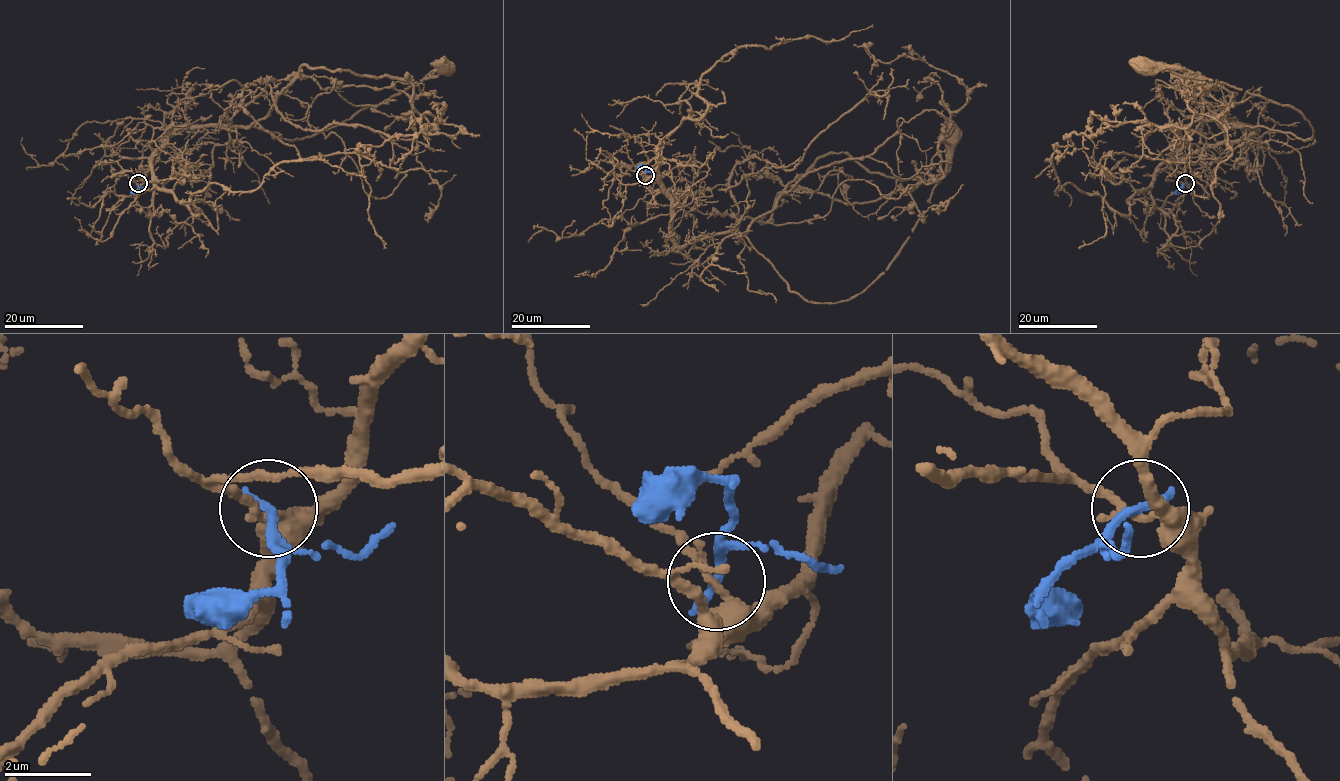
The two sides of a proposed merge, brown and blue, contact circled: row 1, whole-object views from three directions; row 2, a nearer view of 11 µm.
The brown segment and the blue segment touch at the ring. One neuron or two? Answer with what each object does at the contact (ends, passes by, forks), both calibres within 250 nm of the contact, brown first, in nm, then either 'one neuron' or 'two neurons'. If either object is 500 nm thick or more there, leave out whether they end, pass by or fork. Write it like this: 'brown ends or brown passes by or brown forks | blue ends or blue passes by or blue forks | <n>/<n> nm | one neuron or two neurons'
brown passes by | blue ends | 200/240 nm | two neurons

